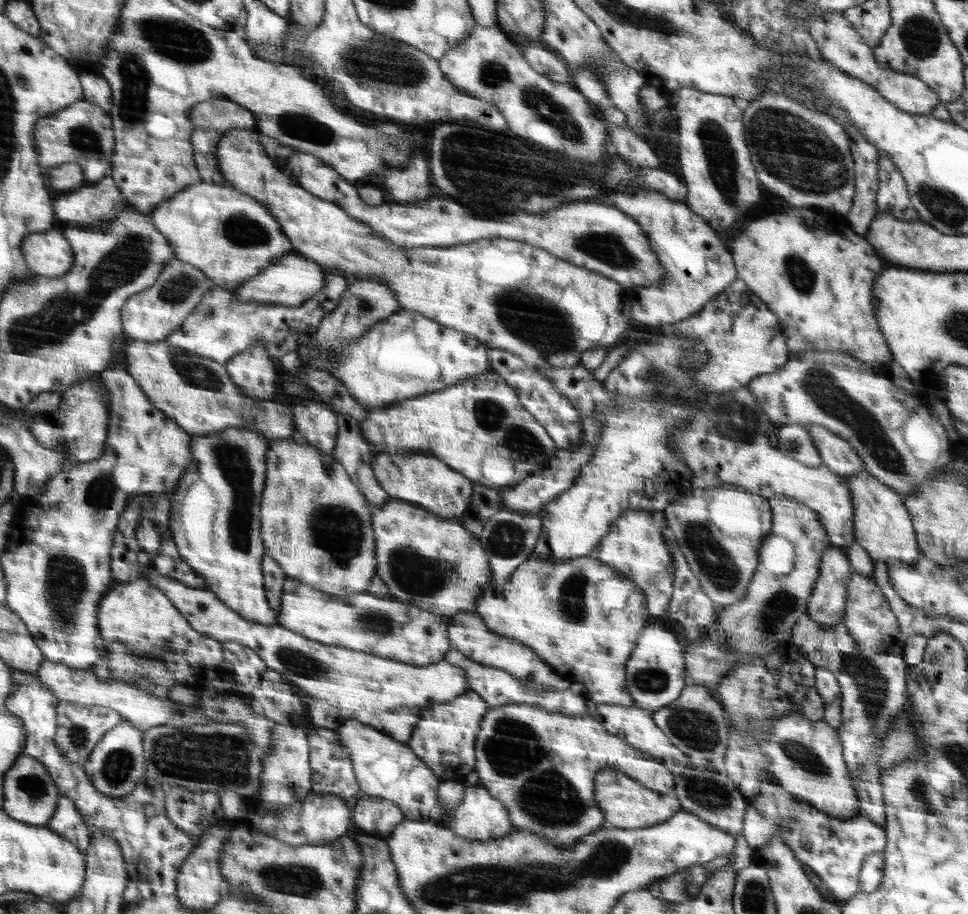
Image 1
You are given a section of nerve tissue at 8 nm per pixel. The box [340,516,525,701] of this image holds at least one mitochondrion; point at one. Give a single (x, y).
(412, 572)

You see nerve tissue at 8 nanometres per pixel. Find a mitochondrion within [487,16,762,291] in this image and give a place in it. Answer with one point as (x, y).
(721, 156)

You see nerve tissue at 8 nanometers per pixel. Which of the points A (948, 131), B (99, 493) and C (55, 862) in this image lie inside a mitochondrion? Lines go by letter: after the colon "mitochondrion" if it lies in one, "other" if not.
A: other
B: mitochondrion
C: other

